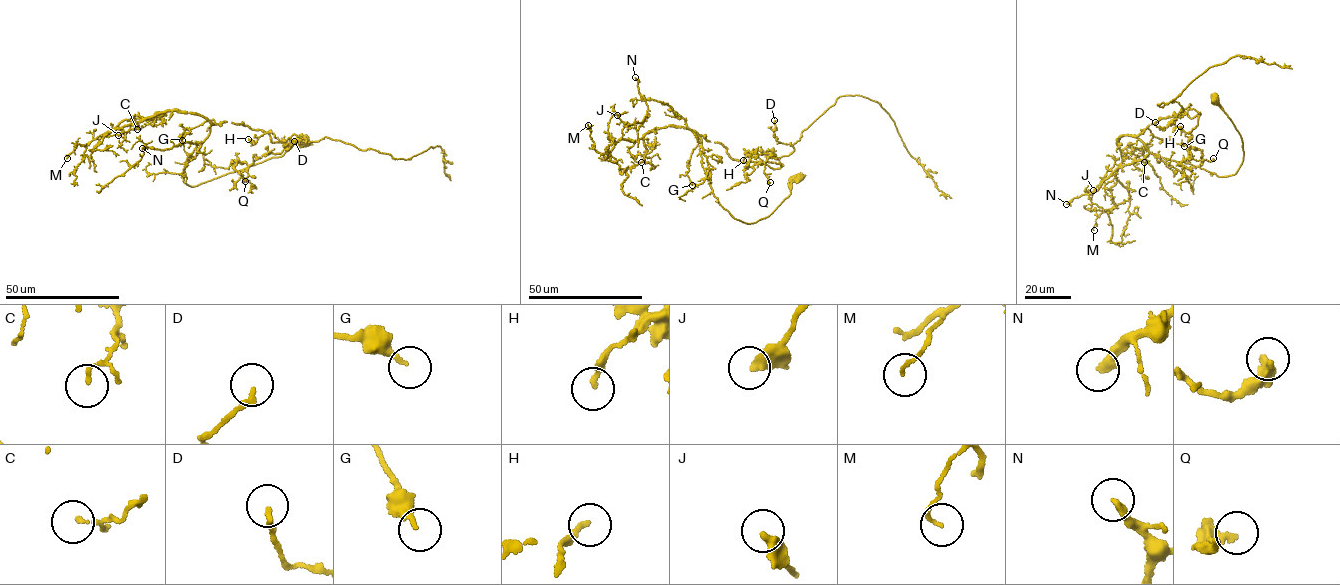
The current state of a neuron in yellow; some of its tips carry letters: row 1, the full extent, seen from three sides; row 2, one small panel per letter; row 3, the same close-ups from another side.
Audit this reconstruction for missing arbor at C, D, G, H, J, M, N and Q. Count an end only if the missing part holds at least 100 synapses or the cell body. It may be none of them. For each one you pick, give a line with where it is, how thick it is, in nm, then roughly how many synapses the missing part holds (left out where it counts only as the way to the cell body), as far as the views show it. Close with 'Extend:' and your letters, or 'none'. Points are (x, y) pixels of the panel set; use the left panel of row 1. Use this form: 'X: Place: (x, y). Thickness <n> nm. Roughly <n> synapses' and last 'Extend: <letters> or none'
Extend: none

